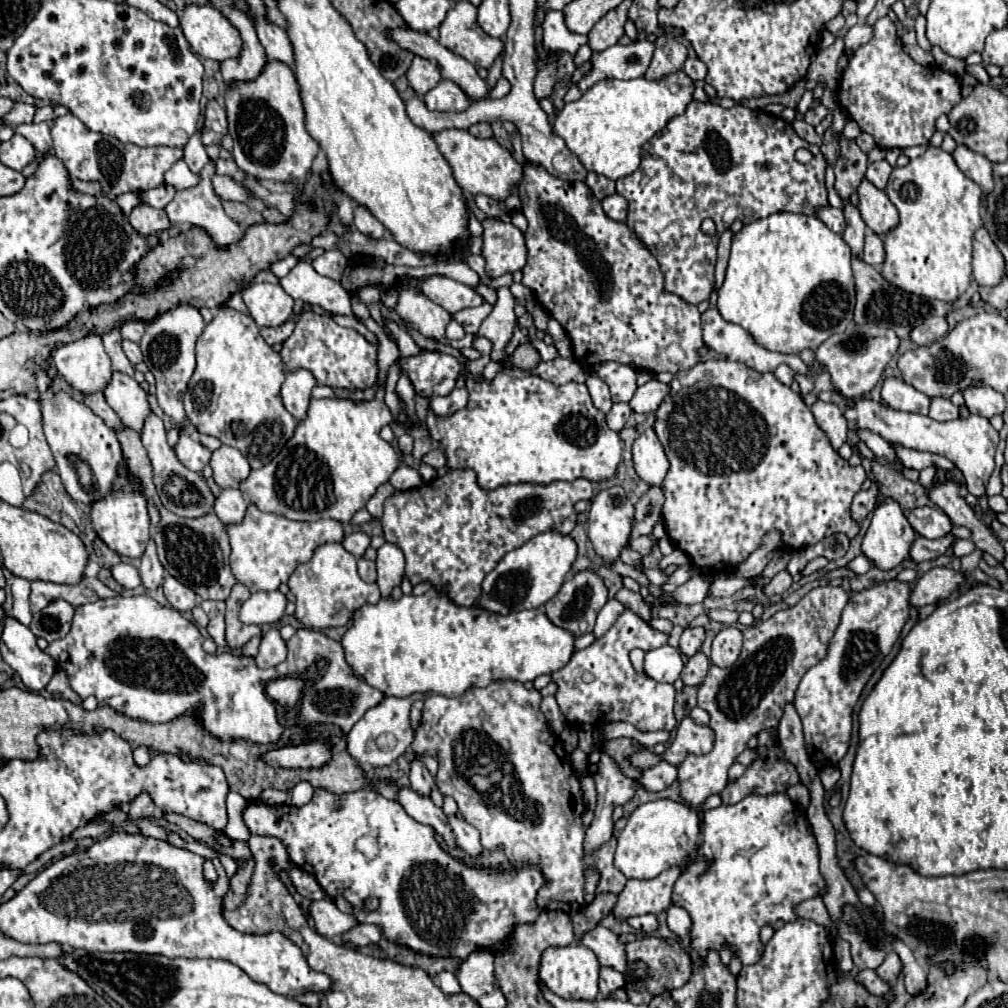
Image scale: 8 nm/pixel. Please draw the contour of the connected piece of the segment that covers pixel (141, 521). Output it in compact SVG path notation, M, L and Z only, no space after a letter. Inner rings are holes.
M121 461L117 467L117 477L113 481L111 491L91 503L89 521L95 533L103 539L103 543L117 551L123 557L139 559L145 551L145 545L149 541L149 513L147 513L147 497L143 495L143 485L137 477L131 475L131 471Z

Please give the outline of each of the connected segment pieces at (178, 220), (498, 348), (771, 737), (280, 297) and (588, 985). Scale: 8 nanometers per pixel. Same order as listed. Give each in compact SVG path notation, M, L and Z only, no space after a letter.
M209 161L203 169L201 169L201 183L191 187L191 189L183 189L183 191L177 191L175 199L165 207L169 219L173 225L191 225L191 227L199 227L201 231L207 233L207 237L217 245L217 247L229 247L233 243L239 243L245 235L245 229L239 227L231 217L225 215L223 211L223 205L221 205L221 199L213 193L213 187L211 187L211 177L215 175L215 161Z
M499 287L497 289L497 303L493 305L493 311L489 313L489 317L485 319L485 323L481 325L477 335L487 337L493 343L491 349L491 359L493 361L505 361L505 347L509 345L511 337L513 337L513 329L515 329L515 307L517 299L513 297L513 293L509 291L509 287Z
M763 729L759 735L757 735L759 743L757 743L757 757L755 761L745 769L745 773L735 779L735 781L729 781L727 787L723 789L721 797L723 797L723 803L737 803L741 801L743 797L747 795L773 795L773 793L785 793L791 785L797 785L801 783L801 777L795 769L795 765L791 761L787 761L785 757L785 751L779 743L779 733L777 729Z
M253 283L243 289L243 301L259 327L277 327L293 315L293 299L281 285Z
M571 943L567 947L551 947L541 957L541 971L539 977L545 983L545 987L563 997L563 999L583 999L583 1001L595 1001L599 995L599 959L597 955L579 943Z

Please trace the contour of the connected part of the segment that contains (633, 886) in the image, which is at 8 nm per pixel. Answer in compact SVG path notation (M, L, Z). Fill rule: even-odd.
M675 865L651 881L629 879L625 891L619 895L617 905L613 907L613 913L621 921L625 921L627 917L633 915L667 911L667 907L671 905L671 889L679 875L681 875L681 867Z

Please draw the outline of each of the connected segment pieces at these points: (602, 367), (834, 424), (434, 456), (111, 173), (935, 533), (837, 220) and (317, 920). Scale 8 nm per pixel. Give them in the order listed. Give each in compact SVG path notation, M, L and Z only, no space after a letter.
M607 361L607 363L599 363L595 367L591 367L591 375L599 377L601 381L605 381L611 389L611 397L613 401L629 401L635 391L637 391L637 369L631 365L623 365L623 363L615 363L615 361Z
M821 399L815 401L811 407L817 425L827 433L833 449L839 449L847 441L847 419L843 411L835 403L825 403Z
M429 451L429 453L423 457L423 461L429 463L431 467L435 467L435 469L439 469L439 467L443 467L443 465L447 463L443 451Z
M67 113L53 121L51 129L53 149L57 159L63 161L71 177L81 181L101 183L103 195L117 199L123 193L143 193L153 187L163 185L165 173L183 159L183 147L137 147L131 143L121 143L119 139L89 131L75 115Z
M915 507L909 513L909 523L921 537L927 539L939 539L953 529L951 519L937 507Z
M825 207L825 211L817 211L817 215L821 217L821 221L833 229L837 235L843 235L845 231L845 219L843 219L843 211L835 209L835 207Z
M325 899L311 901L311 905L307 907L307 917L309 921L313 921L315 931L327 939L335 939L337 935L357 925L357 921L349 913L339 911L335 903L325 901Z

